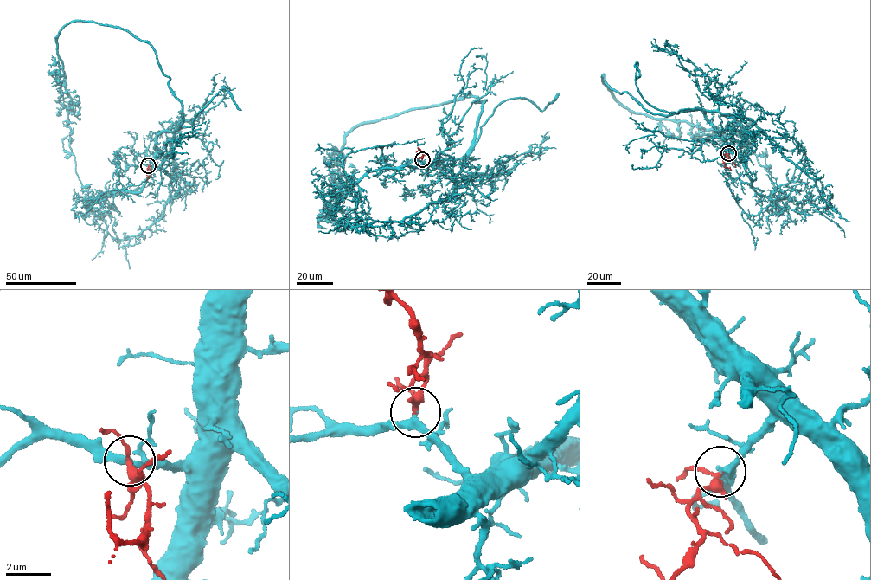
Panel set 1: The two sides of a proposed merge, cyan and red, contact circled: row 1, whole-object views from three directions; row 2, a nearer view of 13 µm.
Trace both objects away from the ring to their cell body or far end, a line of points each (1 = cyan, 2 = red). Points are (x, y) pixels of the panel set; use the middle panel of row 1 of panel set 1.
1: (422, 159), (462, 157), (485, 99), (470, 93), (362, 122), (345, 137), (331, 216), (326, 207), (342, 192)
2: (422, 159), (423, 155), (419, 148), (415, 152)

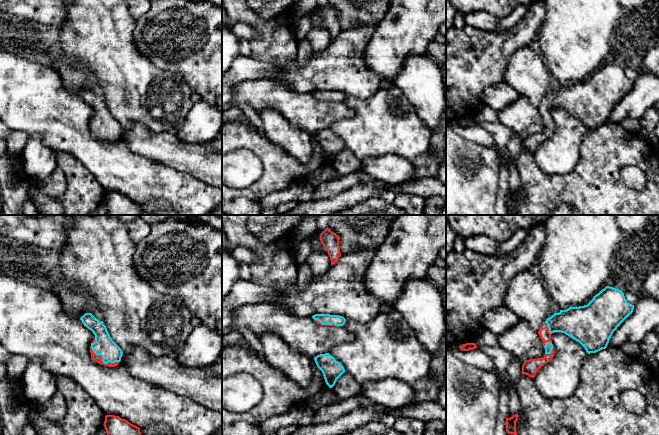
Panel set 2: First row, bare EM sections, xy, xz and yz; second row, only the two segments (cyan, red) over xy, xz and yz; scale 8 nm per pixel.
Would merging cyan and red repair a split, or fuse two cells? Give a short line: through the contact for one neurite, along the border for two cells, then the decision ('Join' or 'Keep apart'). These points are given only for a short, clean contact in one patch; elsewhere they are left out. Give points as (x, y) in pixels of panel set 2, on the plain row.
Line: xy (104, 121), (102, 136), (96, 134). Join

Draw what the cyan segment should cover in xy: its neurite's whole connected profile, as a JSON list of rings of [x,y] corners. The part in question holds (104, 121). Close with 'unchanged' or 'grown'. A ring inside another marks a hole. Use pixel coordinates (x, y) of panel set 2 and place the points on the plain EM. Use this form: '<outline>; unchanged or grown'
[[[85,89],[80,96],[95,111],[90,122],[92,135],[104,142],[117,142],[121,137],[123,128],[110,113],[106,102],[91,89]]]; grown

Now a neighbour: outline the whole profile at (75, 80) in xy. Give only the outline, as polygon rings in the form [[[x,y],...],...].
[[[63,54],[56,59],[56,70],[63,79],[65,88],[72,94],[80,95],[85,89],[90,89],[90,85],[87,80],[87,72],[81,69],[71,67],[66,61],[69,60]]]

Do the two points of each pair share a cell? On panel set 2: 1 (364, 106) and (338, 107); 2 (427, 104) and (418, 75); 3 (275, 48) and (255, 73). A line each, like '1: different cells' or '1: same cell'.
1: different cells
2: same cell
3: different cells

